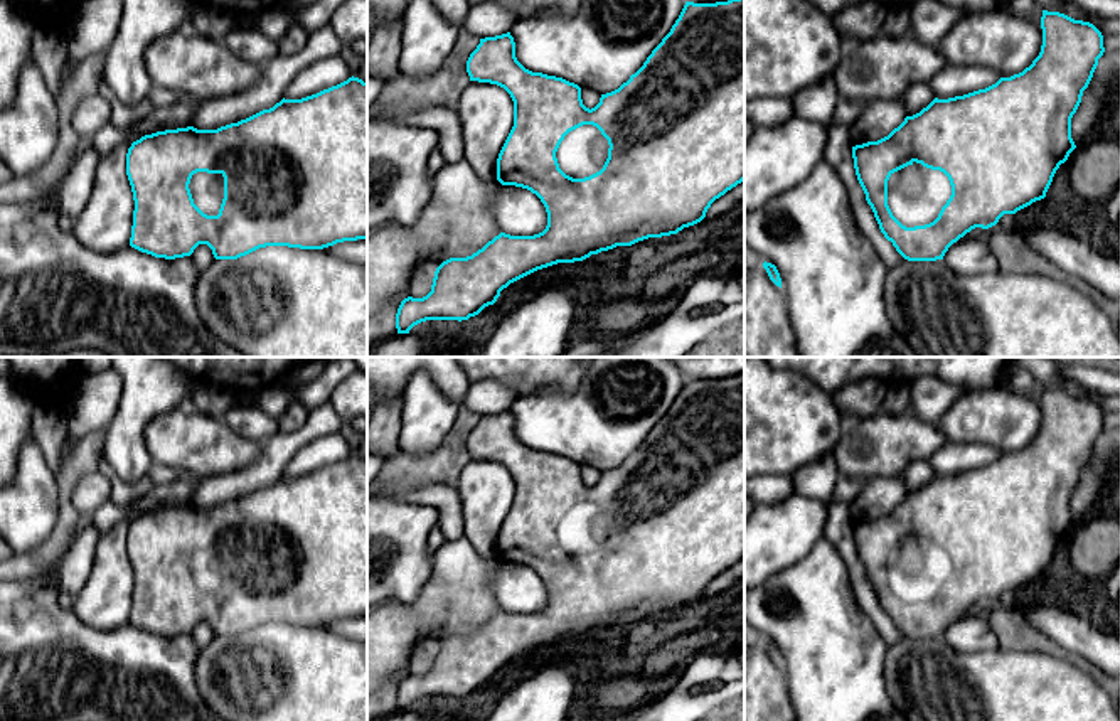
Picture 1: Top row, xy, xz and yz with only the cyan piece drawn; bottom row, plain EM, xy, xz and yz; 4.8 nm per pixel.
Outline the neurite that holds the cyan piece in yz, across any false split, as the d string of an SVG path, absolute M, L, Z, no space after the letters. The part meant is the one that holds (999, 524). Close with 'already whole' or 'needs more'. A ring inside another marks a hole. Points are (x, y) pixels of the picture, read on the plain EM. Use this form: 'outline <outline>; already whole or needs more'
outline M1043 387L1041 406L1041 430L1022 450L963 473L935 475L920 490L906 494L888 514L852 524L854 546L866 578L881 610L904 637L943 637L948 625L972 606L989 606L1004 591L1016 591L1044 576L1056 547L1076 526L1071 495L1105 430L1103 413L1090 399L1048 387Z; needs more

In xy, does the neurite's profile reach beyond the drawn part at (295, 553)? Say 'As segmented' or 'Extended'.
Extended

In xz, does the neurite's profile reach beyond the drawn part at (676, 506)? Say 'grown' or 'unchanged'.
grown

